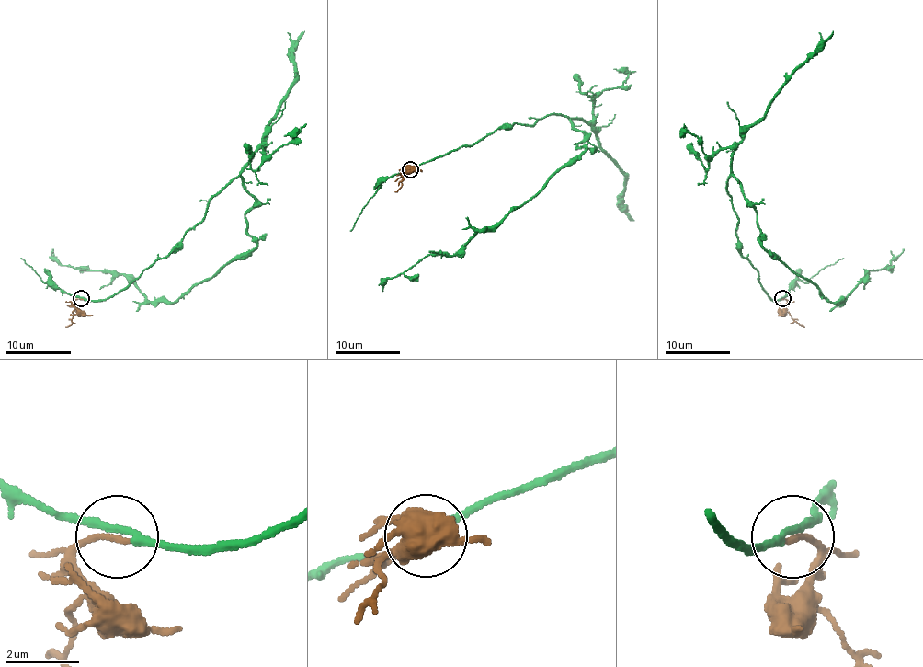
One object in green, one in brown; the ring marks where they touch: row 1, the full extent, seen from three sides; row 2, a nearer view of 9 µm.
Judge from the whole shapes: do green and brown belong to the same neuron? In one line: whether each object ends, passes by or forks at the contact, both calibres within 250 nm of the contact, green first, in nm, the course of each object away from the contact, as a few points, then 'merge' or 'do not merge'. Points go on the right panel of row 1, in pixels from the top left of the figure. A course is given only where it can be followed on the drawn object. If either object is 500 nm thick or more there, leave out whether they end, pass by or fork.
green passes by | brown ends | 170/160 nm | green via (783, 298), (767, 295), (741, 254), (732, 175), (760, 246), (830, 302), (904, 249) | brown via (781, 298), (787, 302), (790, 316), (804, 327) | merge

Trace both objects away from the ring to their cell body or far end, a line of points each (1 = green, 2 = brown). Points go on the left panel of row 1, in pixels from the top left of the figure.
1: (80, 298), (116, 295), (168, 254), (238, 175), (255, 199), (256, 246), (173, 302), (52, 249)
2: (80, 298), (74, 302), (72, 323), (65, 327)

